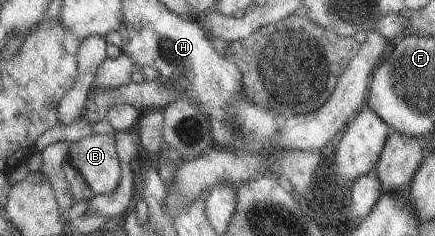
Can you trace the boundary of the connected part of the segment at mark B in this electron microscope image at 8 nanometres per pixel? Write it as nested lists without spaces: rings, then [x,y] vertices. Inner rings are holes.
[[[92,133],[68,145],[65,161],[79,170],[94,195],[109,195],[117,190],[123,170],[114,135]]]

